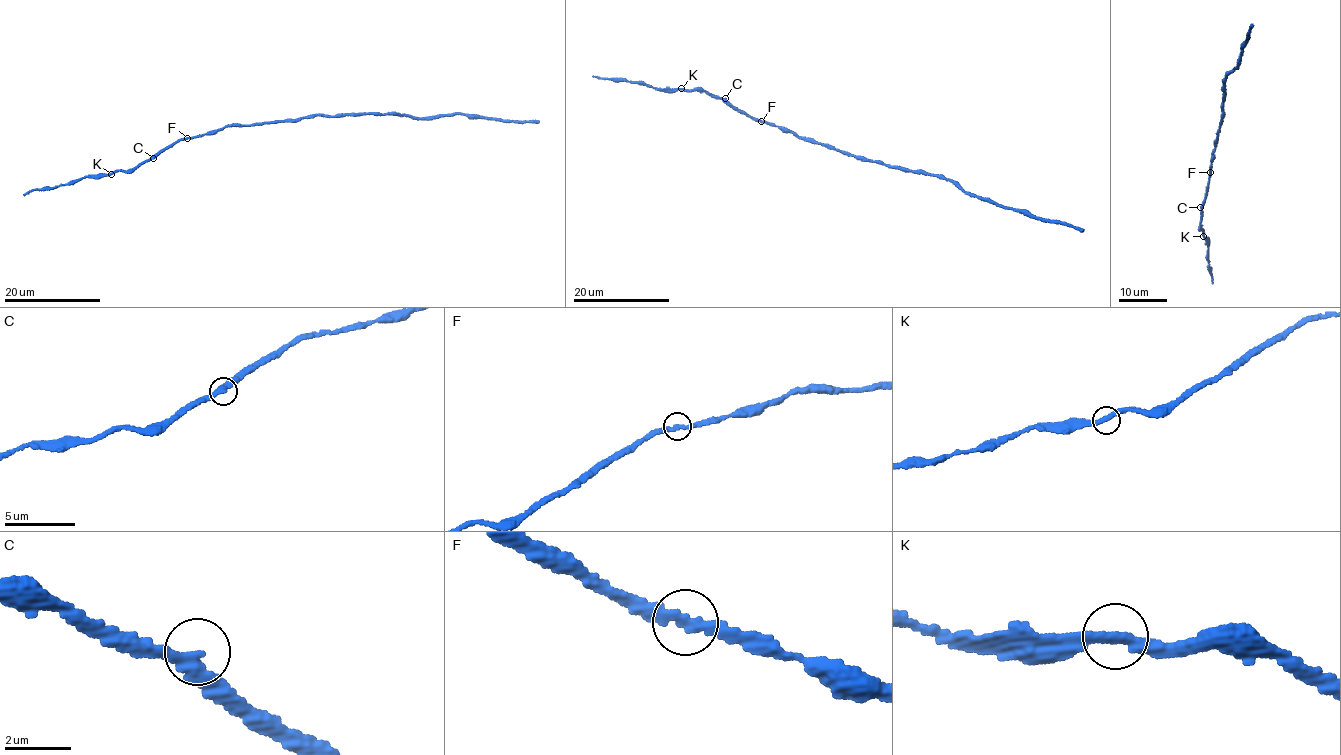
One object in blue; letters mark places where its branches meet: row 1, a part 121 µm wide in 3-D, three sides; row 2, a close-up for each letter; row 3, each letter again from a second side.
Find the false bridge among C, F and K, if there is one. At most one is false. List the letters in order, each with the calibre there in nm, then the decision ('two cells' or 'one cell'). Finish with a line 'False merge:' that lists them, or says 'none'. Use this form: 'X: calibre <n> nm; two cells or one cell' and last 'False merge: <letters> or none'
C: calibre 360 nm; one cell
F: calibre 320 nm; one cell
K: calibre 340 nm; one cell
False merge: none

